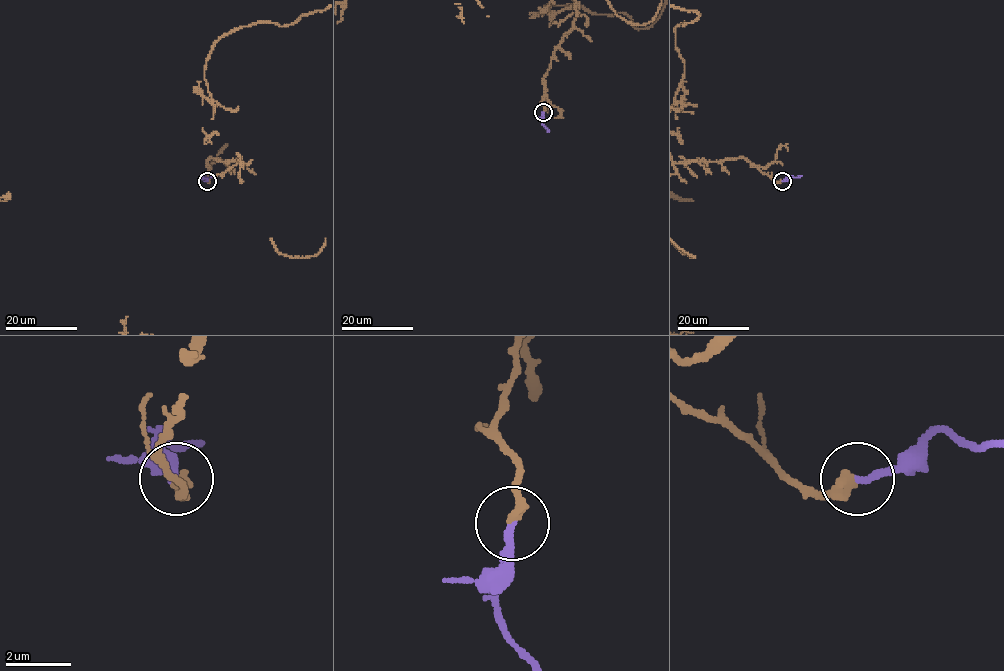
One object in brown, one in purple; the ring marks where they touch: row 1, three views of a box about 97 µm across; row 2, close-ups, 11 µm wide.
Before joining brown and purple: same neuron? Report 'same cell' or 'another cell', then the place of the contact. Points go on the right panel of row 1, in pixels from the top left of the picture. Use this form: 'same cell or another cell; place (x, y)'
same cell; place (782, 181)

